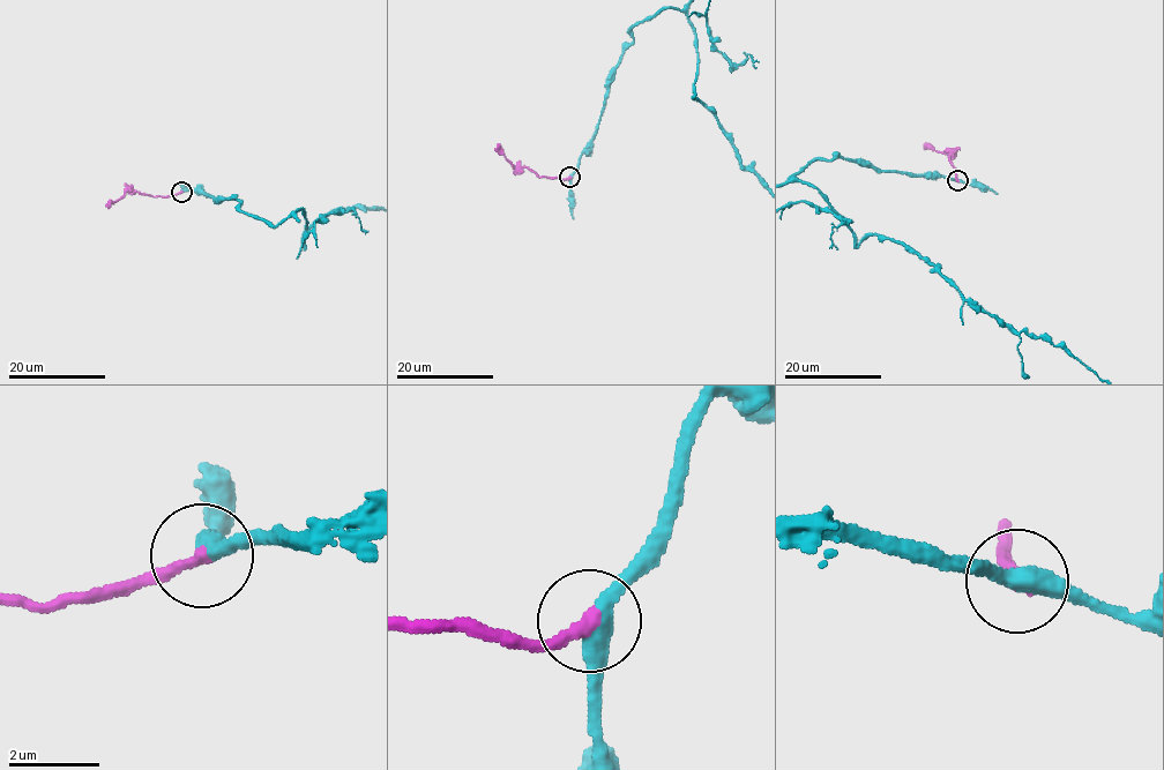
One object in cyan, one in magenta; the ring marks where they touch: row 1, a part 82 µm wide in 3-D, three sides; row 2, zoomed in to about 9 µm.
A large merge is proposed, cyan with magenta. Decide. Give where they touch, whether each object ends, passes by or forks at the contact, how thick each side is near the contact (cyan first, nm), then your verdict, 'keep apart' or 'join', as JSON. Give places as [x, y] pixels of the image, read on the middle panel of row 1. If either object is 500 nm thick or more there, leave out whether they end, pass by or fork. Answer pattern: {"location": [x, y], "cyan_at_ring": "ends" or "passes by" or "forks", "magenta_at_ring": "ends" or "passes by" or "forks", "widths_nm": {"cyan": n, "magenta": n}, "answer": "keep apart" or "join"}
{"location": [569, 177], "cyan_at_ring": "passes by", "magenta_at_ring": "ends", "widths_nm": {"cyan": 400, "magenta": 280}, "answer": "join"}

